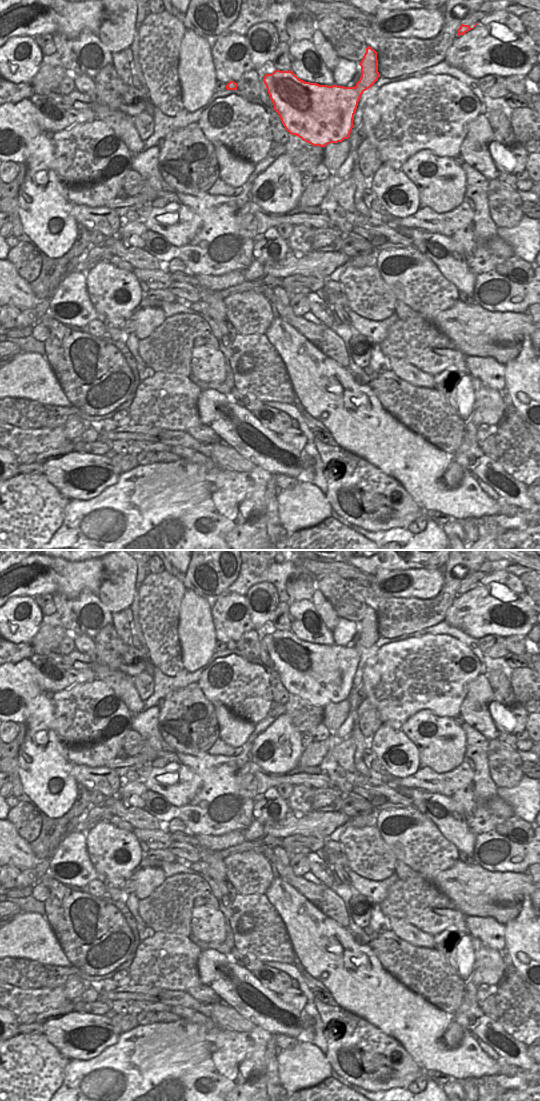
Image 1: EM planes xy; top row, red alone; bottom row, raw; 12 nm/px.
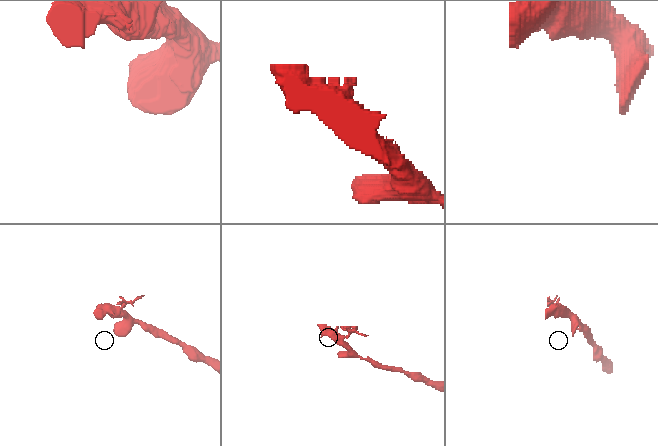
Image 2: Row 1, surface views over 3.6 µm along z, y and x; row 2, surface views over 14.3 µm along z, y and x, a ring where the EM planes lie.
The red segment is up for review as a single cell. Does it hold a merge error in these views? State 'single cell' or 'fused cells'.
fused cells

